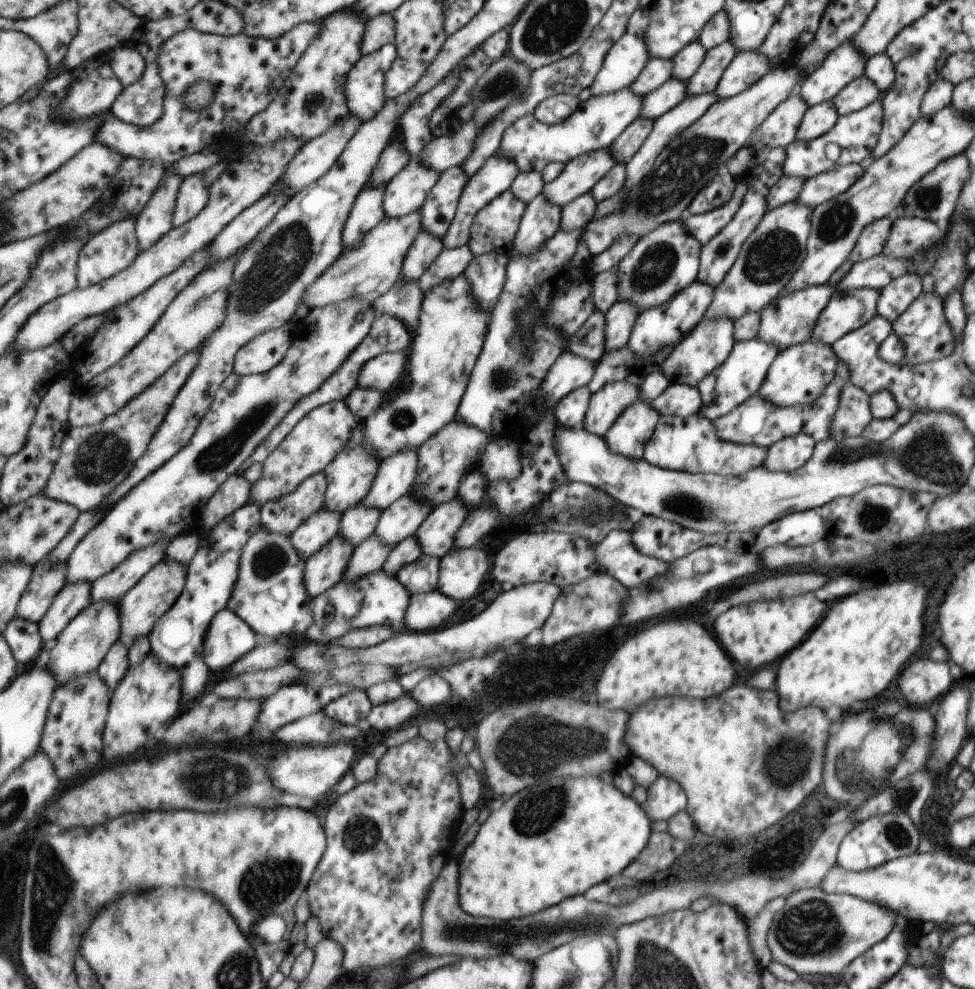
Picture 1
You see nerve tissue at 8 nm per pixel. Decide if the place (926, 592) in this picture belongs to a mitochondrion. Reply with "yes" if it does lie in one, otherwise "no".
no

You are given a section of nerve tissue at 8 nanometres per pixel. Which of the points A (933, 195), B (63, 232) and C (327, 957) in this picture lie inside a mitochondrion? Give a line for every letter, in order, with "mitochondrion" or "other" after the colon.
A: mitochondrion
B: other
C: other

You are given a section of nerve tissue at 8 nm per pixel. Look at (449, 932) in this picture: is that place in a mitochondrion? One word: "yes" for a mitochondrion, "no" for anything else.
yes

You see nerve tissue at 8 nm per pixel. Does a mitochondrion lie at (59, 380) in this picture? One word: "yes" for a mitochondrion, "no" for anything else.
no

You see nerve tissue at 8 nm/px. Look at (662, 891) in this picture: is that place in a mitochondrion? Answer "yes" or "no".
no

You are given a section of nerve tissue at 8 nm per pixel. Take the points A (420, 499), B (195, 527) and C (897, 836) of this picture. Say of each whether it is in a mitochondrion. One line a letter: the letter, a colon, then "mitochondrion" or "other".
A: other
B: other
C: mitochondrion

